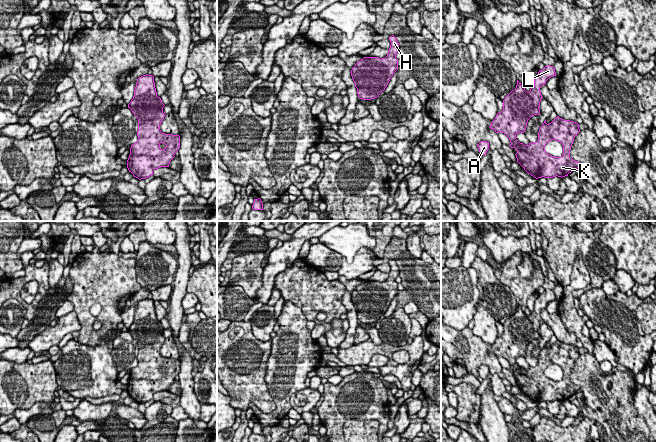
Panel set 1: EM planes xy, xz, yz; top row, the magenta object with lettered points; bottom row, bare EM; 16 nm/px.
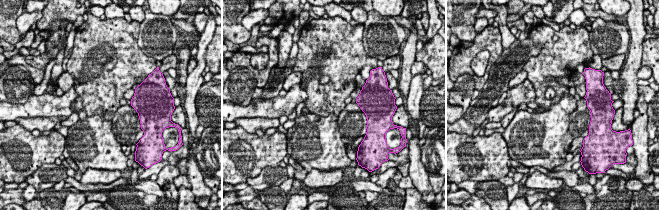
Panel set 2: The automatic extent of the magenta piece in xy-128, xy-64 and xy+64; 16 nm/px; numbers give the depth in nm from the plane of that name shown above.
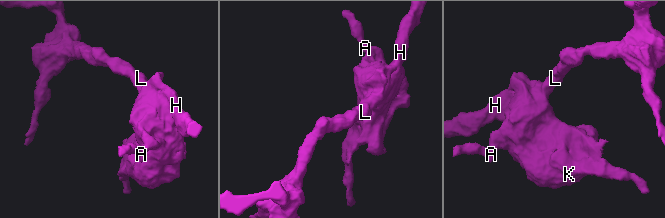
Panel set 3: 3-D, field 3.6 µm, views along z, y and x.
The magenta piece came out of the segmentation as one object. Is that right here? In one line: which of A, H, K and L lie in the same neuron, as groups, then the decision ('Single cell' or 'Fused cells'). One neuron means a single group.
Groups: A H K L. Single cell

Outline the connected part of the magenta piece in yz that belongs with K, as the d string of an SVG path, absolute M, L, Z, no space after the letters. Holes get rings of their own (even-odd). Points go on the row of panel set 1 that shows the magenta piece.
M553 66L539 70L534 86L529 92L517 80L517 85L503 100L503 110L498 112L489 128L498 134L504 133L510 140L510 147L517 150L517 162L534 178L565 177L580 166L580 162L570 157L574 138L580 132L579 124L557 116L551 123L546 120L538 132L538 141L524 145L516 139L518 133L524 133L528 120L540 114L540 102L543 98L540 88L546 81L556 76ZM556 140L563 146L561 157L554 157L545 151L548 142Z

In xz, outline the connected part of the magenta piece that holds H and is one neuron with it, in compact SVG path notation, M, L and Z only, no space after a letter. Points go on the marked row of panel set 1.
M394 35L390 36L389 40L391 45L385 58L364 57L351 70L360 99L377 98L398 70L396 54L399 51L399 43Z

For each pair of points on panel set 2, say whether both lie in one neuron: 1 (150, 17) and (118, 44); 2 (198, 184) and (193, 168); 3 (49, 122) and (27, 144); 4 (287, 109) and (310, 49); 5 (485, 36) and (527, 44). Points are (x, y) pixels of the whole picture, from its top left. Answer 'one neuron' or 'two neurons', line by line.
1: two neurons
2: one neuron
3: two neurons
4: two neurons
5: two neurons

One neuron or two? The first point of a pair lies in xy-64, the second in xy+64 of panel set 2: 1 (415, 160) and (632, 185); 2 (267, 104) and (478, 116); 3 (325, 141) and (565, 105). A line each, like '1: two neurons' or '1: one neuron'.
1: two neurons
2: two neurons
3: one neuron

